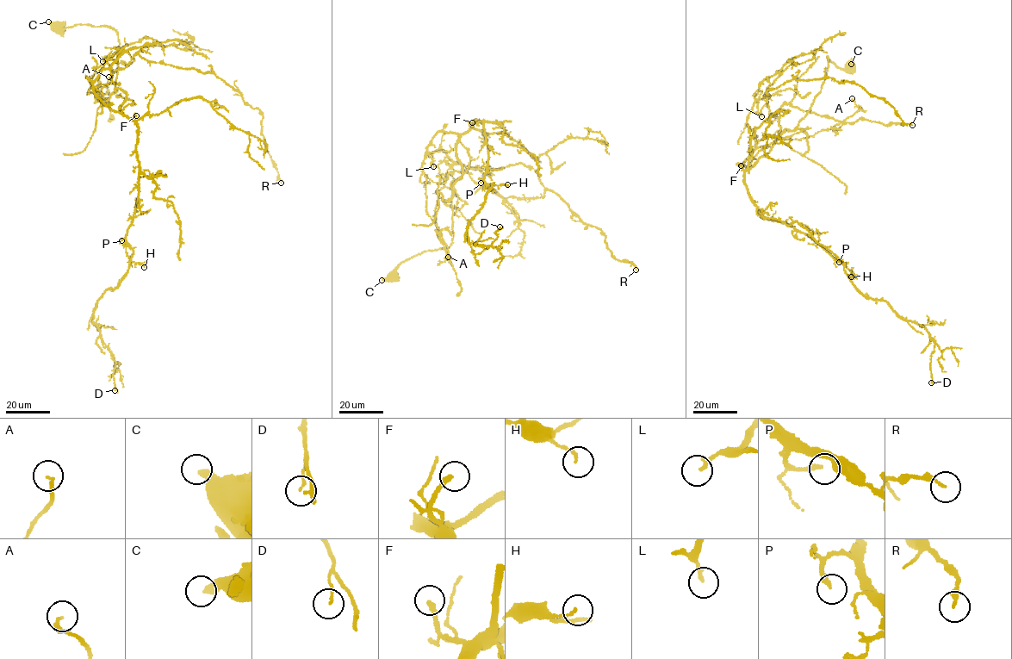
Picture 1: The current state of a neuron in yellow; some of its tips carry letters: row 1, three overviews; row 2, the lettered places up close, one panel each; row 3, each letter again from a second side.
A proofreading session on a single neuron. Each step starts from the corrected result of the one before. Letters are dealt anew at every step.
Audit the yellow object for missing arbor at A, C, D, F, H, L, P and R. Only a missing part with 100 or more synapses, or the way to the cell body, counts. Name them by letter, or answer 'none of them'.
F

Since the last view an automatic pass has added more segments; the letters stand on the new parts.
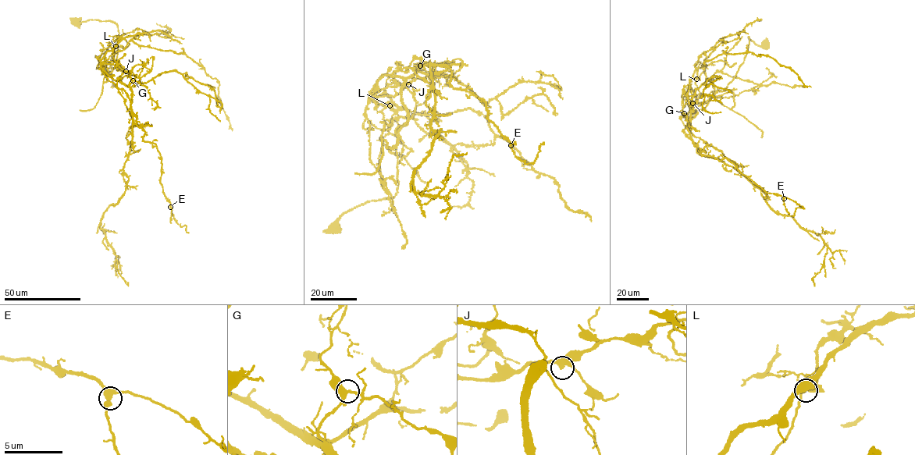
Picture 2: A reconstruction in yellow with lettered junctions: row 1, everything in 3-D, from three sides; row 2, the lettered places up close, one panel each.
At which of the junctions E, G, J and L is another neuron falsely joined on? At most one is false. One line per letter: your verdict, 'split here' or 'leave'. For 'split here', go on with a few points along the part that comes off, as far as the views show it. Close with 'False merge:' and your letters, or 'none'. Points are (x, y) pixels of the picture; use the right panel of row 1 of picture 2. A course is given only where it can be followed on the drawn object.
E: leave
G: leave
J: leave
L: split here; foreign part runs (696, 79), (695, 83), (699, 97), (693, 103), (696, 109), (688, 119), (688, 131), (720, 151), (737, 165)
False merge: L

